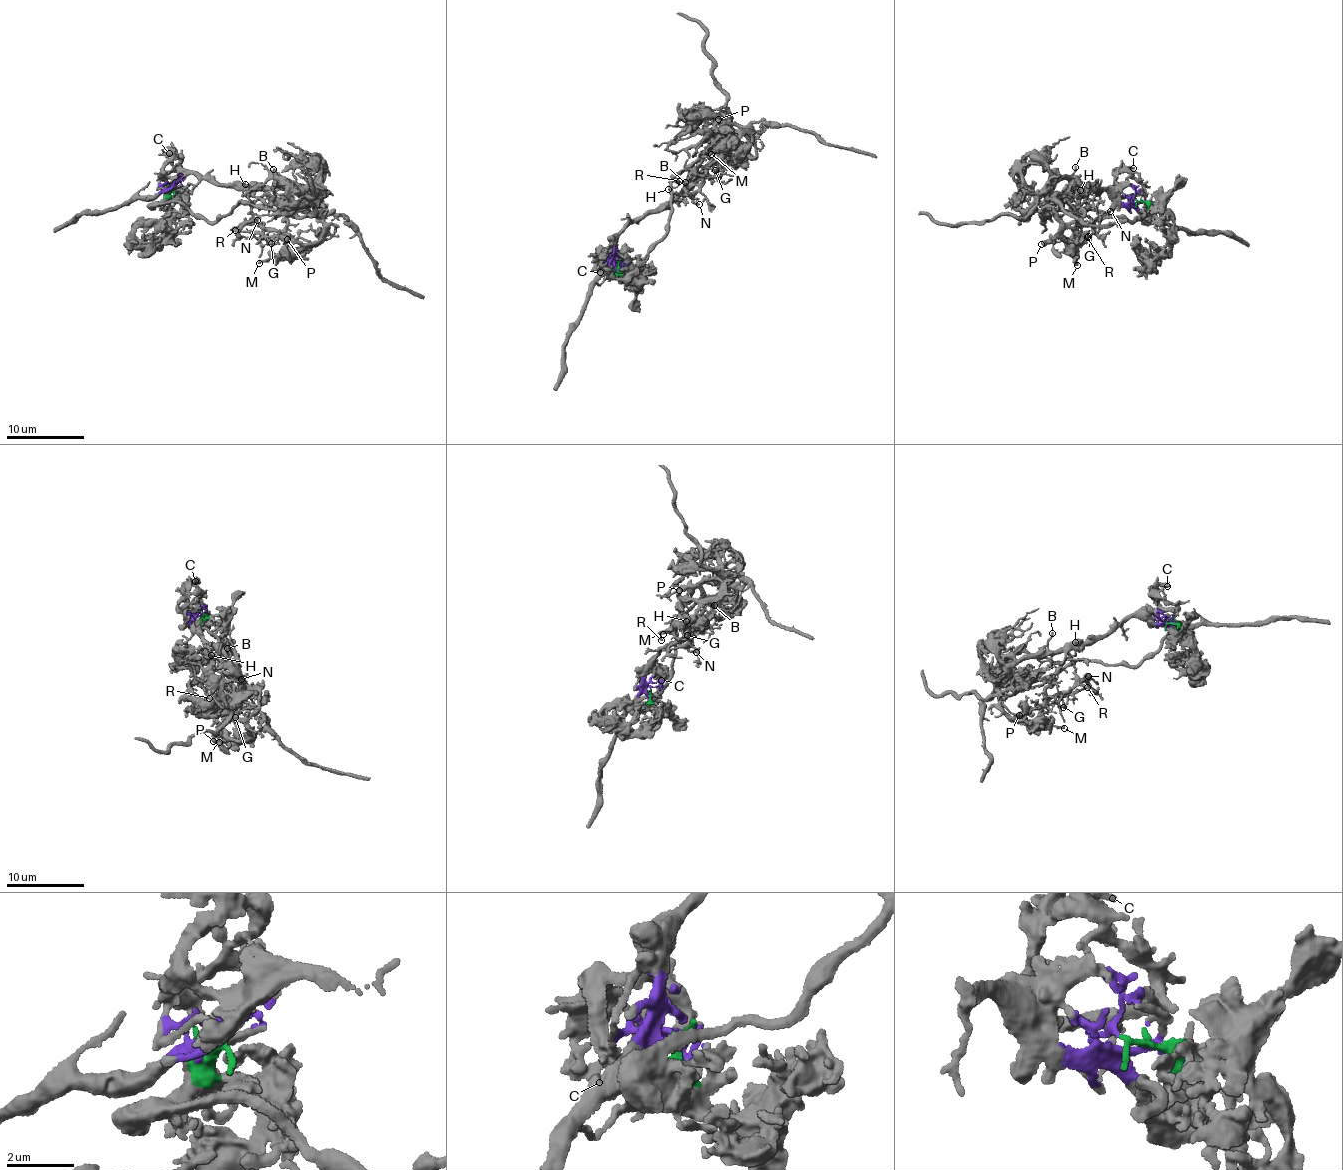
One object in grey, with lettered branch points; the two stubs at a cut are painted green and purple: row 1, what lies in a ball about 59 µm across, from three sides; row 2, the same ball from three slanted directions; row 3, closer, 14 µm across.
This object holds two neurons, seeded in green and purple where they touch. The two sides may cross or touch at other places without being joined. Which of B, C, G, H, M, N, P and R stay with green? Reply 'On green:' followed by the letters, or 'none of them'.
On green: G, H, M, N, P, R

